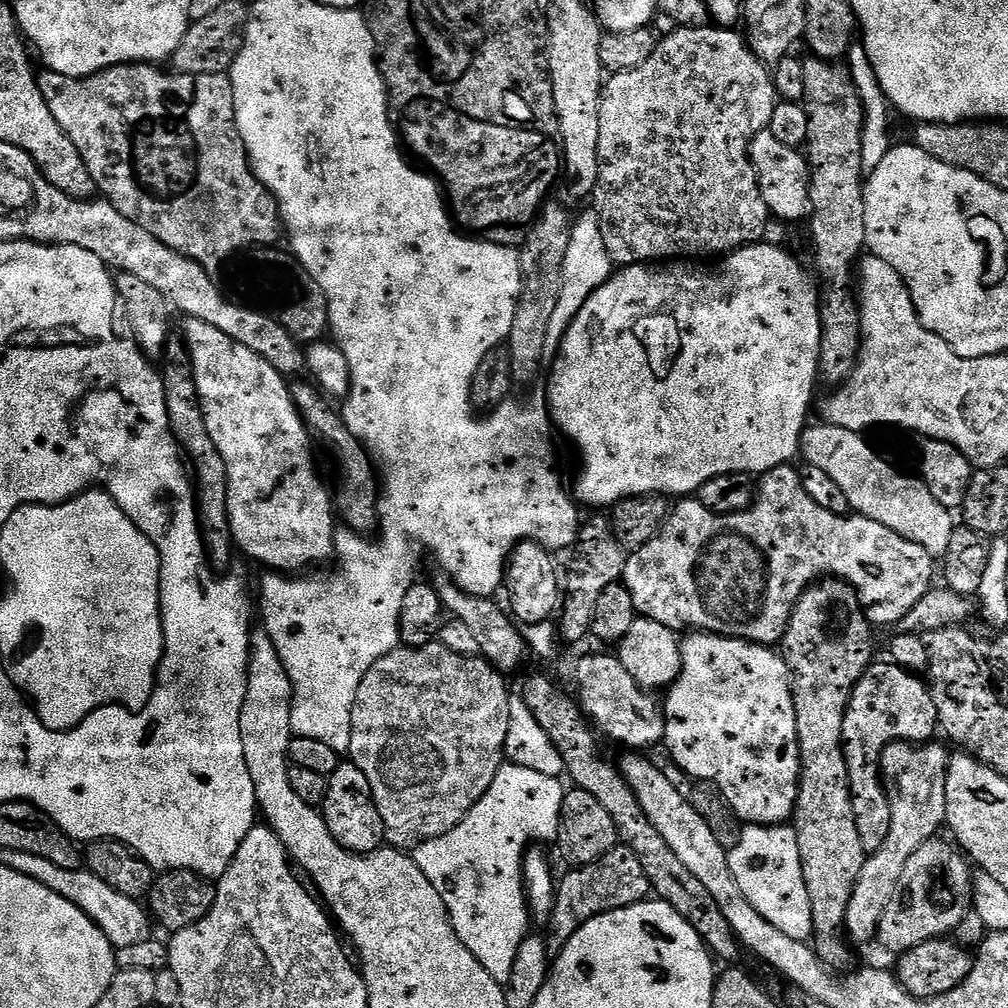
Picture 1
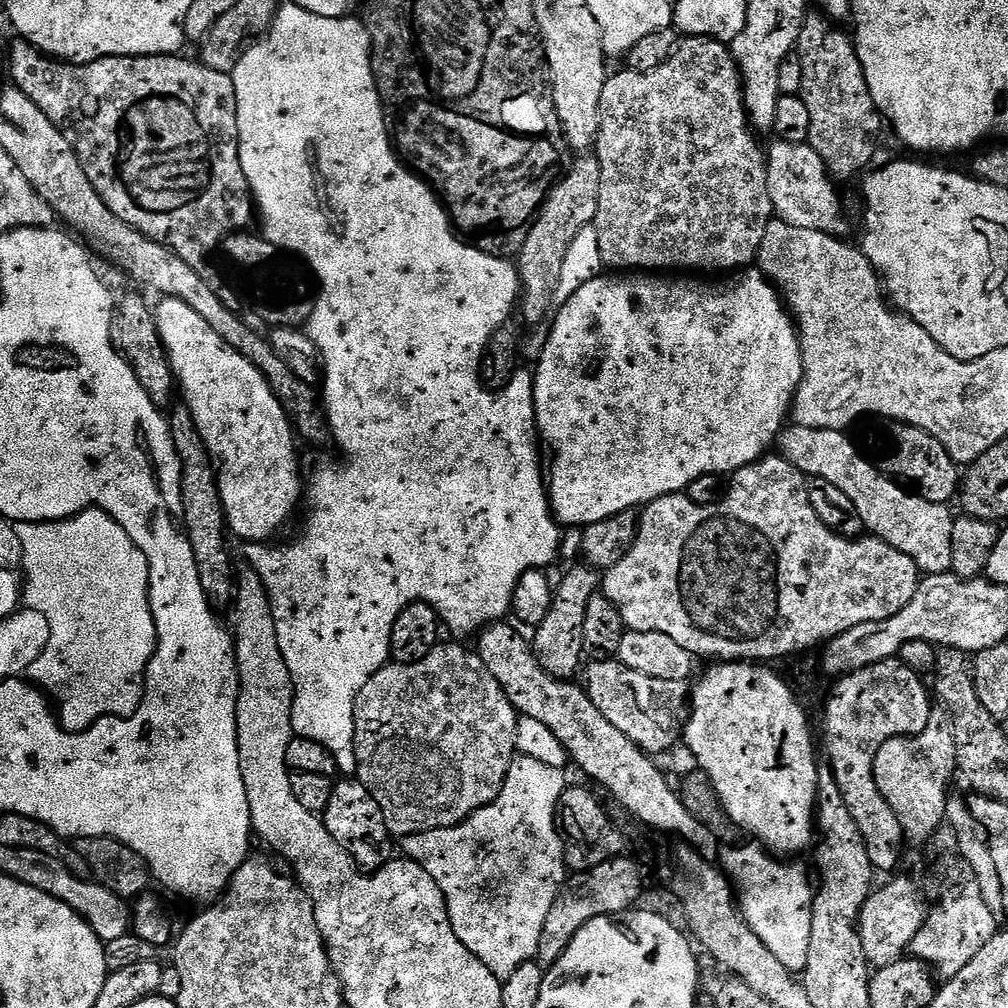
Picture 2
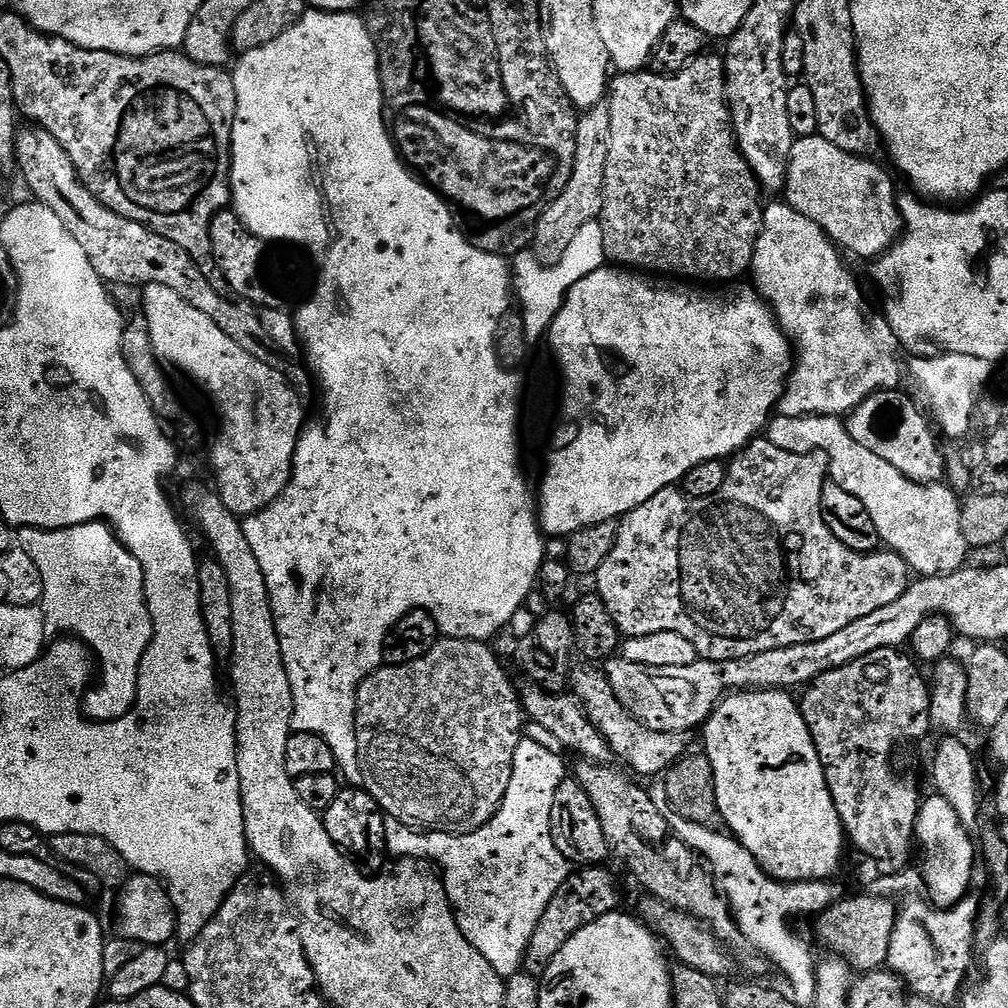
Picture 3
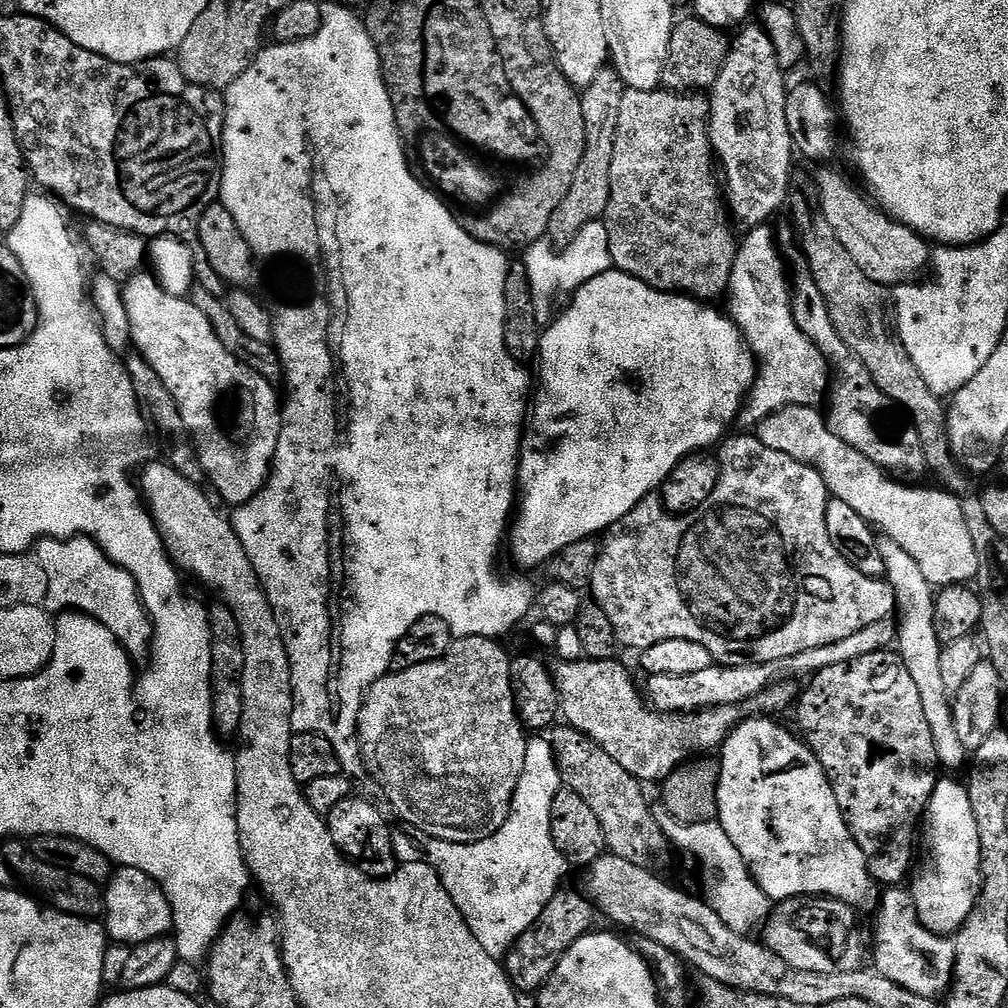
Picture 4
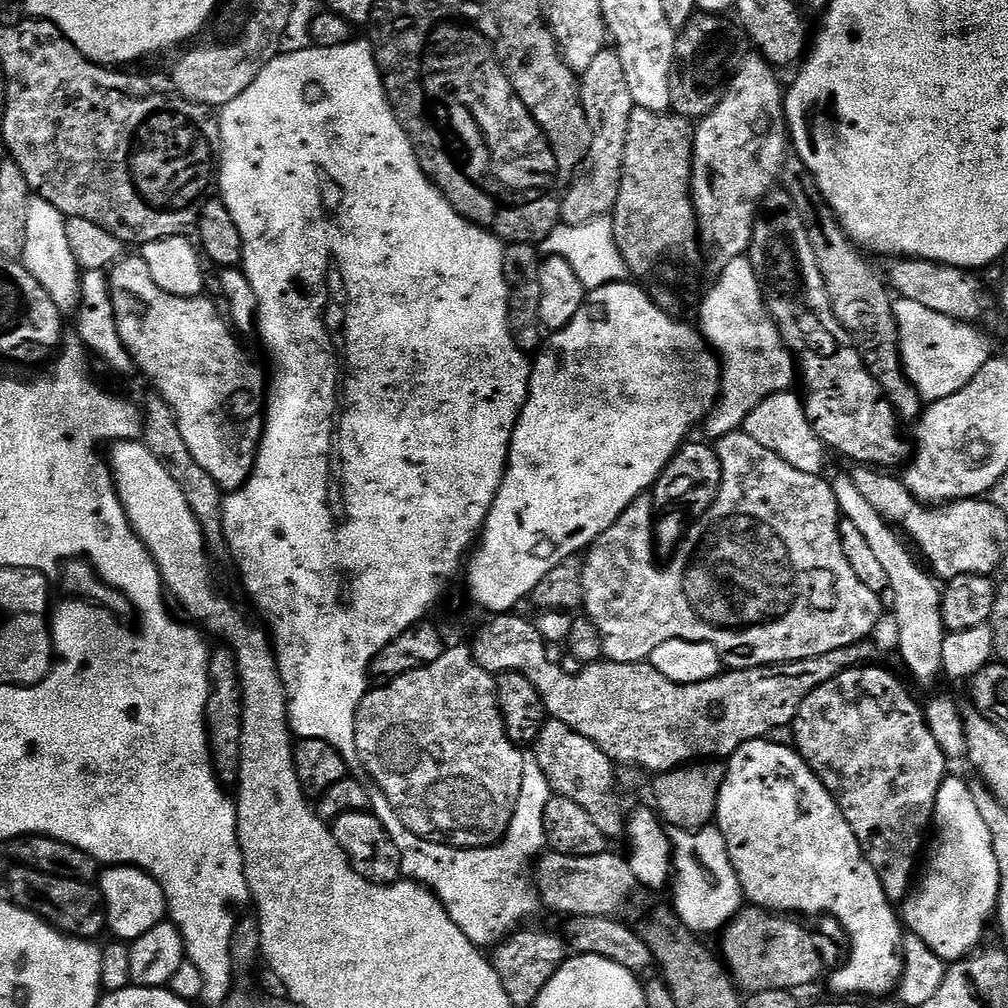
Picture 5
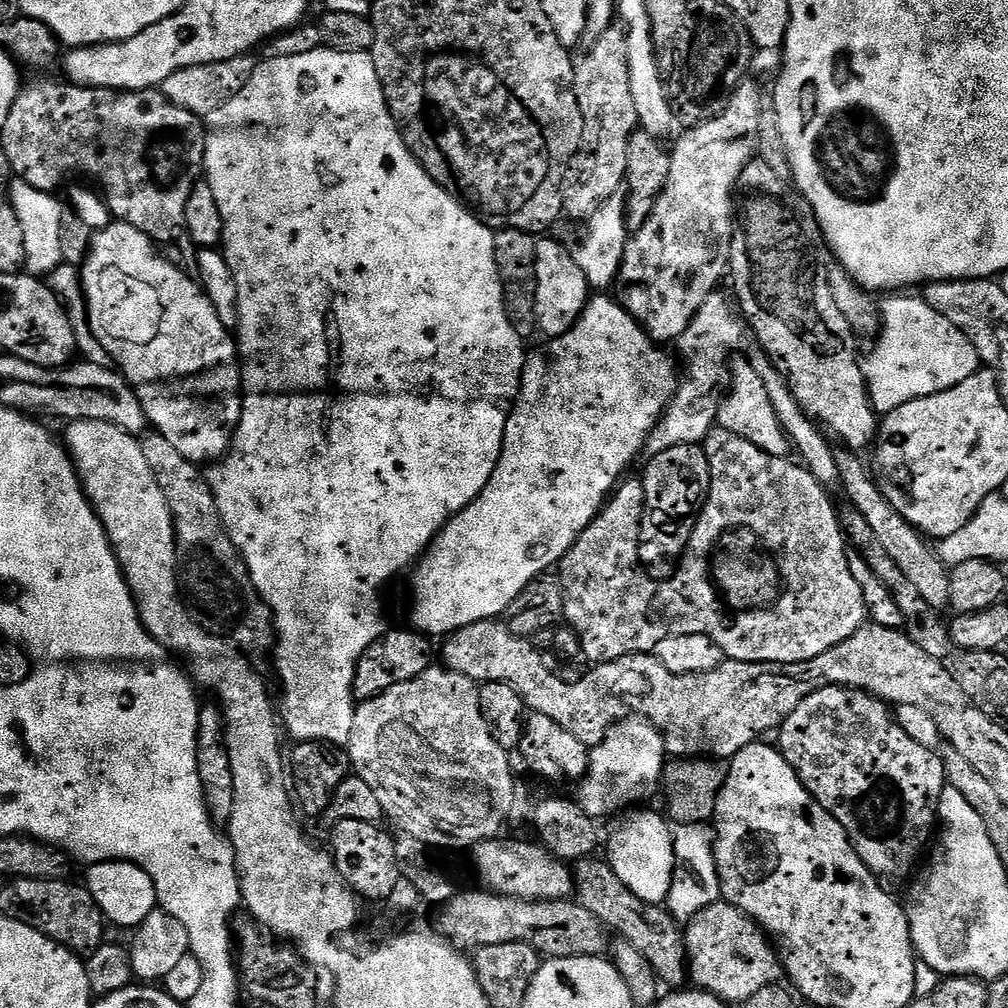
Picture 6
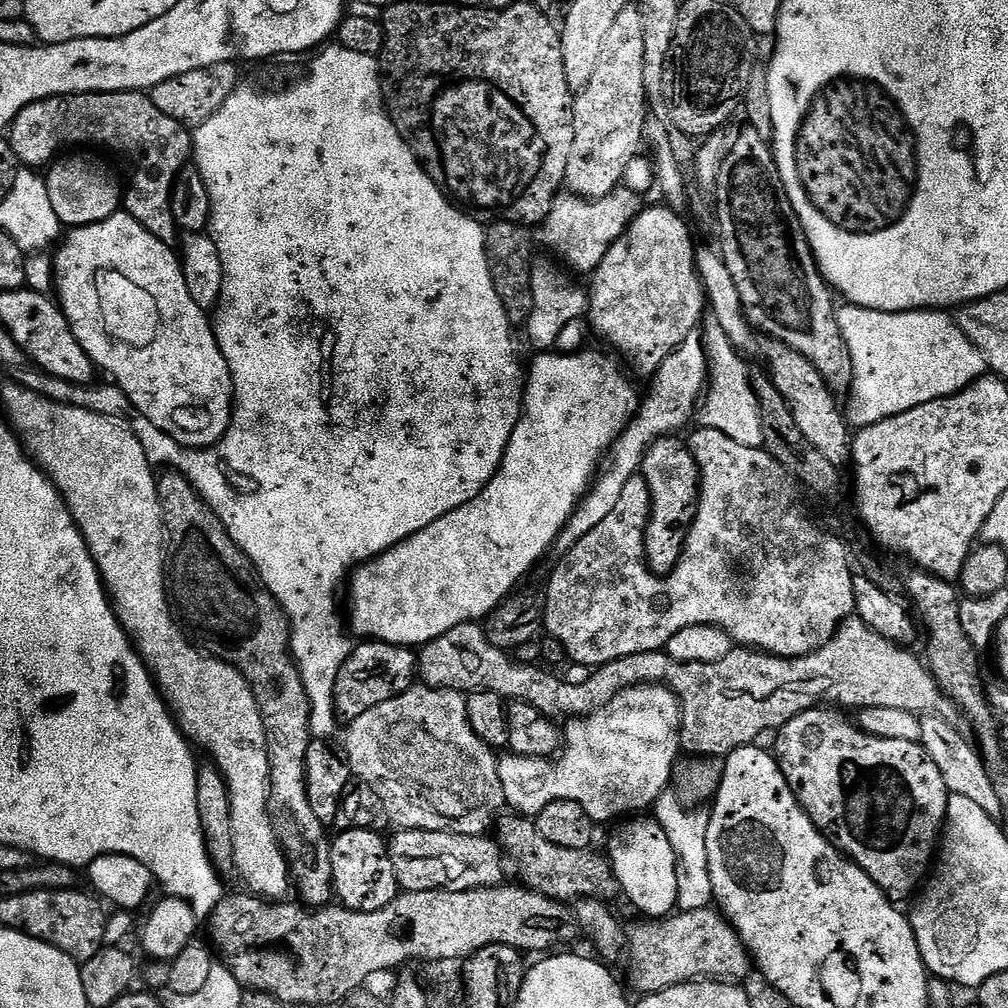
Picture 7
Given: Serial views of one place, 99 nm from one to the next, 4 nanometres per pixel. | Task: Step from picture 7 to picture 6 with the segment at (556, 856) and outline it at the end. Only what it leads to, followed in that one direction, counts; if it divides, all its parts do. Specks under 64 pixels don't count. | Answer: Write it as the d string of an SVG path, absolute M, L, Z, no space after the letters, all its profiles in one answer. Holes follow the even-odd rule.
M596 859L575 861L574 899L576 903L586 906L586 910L590 910L590 914L594 914L609 933L630 942L630 946L634 946L634 950L638 950L638 954L642 954L642 958L646 958L646 962L654 966L661 985L672 990L683 989L690 973L688 952L684 949L681 925L672 917L667 907L642 902L642 898L638 898L638 894L634 894L634 890L630 890L630 886L626 886L626 882L618 878L618 874L614 874L607 859Z

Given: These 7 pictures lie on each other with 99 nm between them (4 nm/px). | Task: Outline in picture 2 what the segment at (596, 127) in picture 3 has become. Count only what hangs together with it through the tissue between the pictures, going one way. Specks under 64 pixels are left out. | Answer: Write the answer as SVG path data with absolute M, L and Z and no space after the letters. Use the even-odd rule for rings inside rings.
M592 154L577 156L580 157L573 164L571 161L567 165L566 171L549 190L534 226L530 226L530 234L526 234L526 242L518 257L522 289L518 308L519 311L524 311L525 318L532 324L549 319L554 308L558 281L562 278L562 265L566 263L566 253L570 250L570 242L574 242L574 238L578 238L578 234L582 234L582 230L589 227L598 214L598 194L602 190L600 163Z

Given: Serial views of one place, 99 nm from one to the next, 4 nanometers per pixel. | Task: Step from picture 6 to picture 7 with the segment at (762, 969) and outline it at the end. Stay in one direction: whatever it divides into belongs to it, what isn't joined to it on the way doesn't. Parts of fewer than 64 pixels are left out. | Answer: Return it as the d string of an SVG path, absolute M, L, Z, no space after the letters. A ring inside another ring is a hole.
M709 906L703 908L702 910L690 910L689 912L677 911L675 914L667 918L648 918L643 922L644 924L636 924L633 928L629 927L627 929L628 933L628 951L626 953L627 959L632 959L628 964L628 980L632 983L632 988L636 994L655 994L666 990L667 988L673 988L679 984L690 984L699 981L701 978L705 980L722 980L725 982L740 982L743 981L743 976L747 974L748 971L753 971L754 961L752 955L748 952L748 947L742 942L742 938L734 930L734 926L725 918L724 913L717 910L715 907Z

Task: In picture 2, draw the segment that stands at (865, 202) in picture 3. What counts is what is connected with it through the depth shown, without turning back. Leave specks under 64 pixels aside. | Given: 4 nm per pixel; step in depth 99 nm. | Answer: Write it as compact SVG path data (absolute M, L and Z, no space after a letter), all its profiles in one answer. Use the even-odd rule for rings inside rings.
M777 139L776 145L766 152L768 162L768 189L770 190L770 202L772 211L779 219L784 220L787 224L802 226L806 230L818 230L831 236L841 238L847 237L848 220L844 217L844 204L840 201L840 192L837 181L830 175L828 167L822 162L822 158L812 149L811 144L795 144Z

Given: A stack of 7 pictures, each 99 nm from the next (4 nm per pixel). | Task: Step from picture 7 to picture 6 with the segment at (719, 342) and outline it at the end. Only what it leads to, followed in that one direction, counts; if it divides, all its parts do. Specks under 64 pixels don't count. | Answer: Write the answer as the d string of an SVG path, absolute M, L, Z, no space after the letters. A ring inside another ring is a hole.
M733 355L730 361L730 391L723 404L720 405L719 427L730 430L730 434L738 434L746 438L746 442L754 442L754 446L766 450L766 454L788 456L789 437L780 425L778 414L775 413L774 404L770 400L765 383L758 378L755 363L740 355Z

